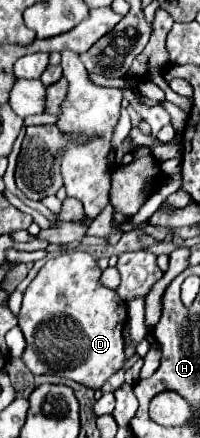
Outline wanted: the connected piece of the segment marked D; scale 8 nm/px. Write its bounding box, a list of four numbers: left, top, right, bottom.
[18,250,128,390]

